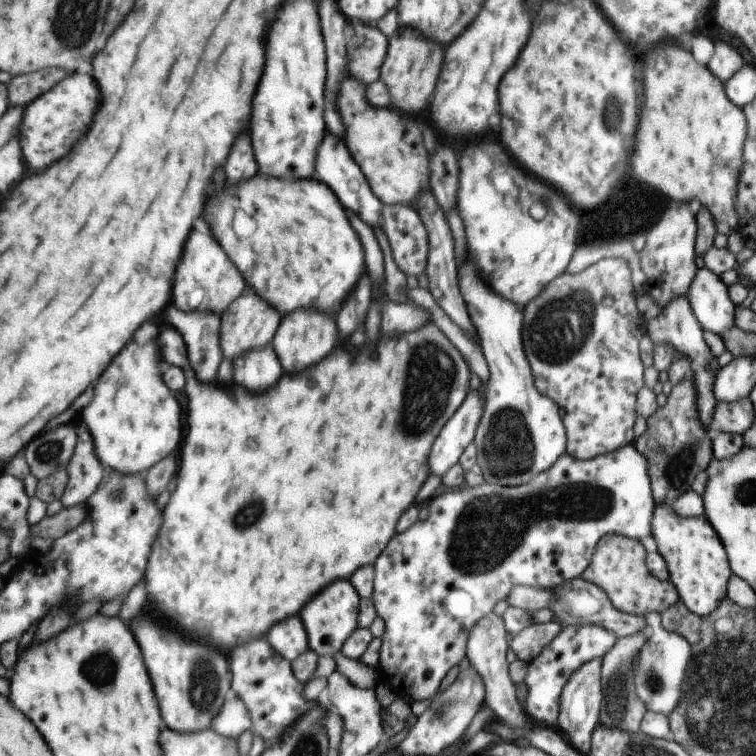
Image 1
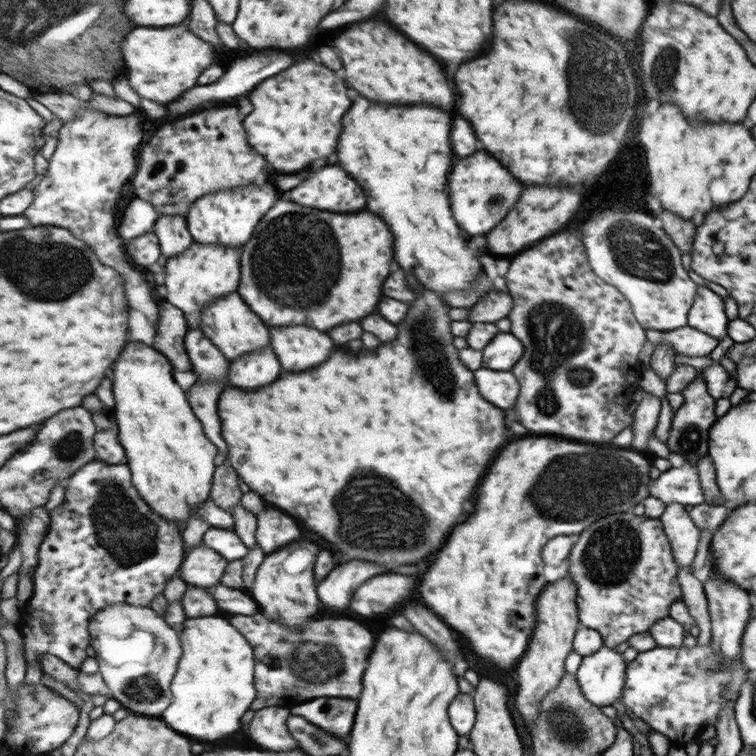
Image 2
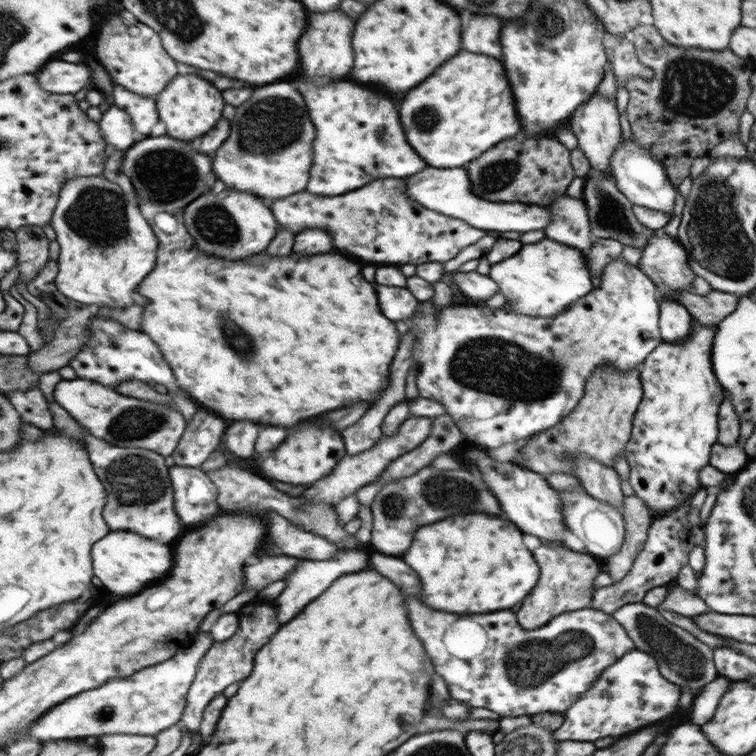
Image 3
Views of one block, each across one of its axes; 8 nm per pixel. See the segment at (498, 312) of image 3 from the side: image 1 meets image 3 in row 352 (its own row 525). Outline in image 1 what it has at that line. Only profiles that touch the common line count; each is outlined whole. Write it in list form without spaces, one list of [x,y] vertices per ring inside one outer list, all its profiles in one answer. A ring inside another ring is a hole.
[[[630,443],[624,446],[624,448],[620,448],[612,453],[606,453],[588,460],[574,458],[570,453],[562,455],[550,469],[542,471],[525,485],[503,487],[484,481],[482,484],[473,487],[464,484],[457,488],[442,488],[435,496],[432,496],[427,501],[426,505],[429,507],[428,518],[422,521],[418,520],[403,533],[398,533],[398,538],[393,538],[390,546],[374,562],[375,577],[371,596],[377,616],[385,622],[385,631],[381,636],[384,641],[384,646],[381,648],[380,665],[377,668],[381,679],[392,684],[394,682],[392,670],[394,668],[396,668],[396,672],[400,670],[398,672],[400,676],[396,678],[396,682],[404,678],[402,684],[408,684],[406,686],[406,692],[414,700],[428,700],[428,696],[435,696],[436,692],[439,692],[438,688],[440,688],[440,684],[444,680],[442,676],[446,676],[446,672],[454,664],[458,664],[464,658],[464,654],[467,653],[466,636],[469,636],[470,630],[474,629],[474,626],[476,626],[476,623],[482,617],[492,613],[492,608],[496,606],[496,602],[508,598],[508,594],[518,585],[556,589],[558,585],[573,580],[573,578],[580,577],[584,570],[588,568],[598,541],[605,534],[619,534],[638,540],[650,536],[651,520],[656,505],[656,497],[652,491],[649,461],[633,443]]]

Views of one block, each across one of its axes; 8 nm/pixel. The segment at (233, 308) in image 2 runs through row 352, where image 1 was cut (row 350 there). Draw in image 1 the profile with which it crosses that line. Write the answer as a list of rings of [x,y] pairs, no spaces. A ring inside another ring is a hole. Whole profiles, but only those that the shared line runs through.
[[[249,284],[243,296],[234,301],[223,314],[222,346],[225,356],[236,360],[256,348],[264,349],[264,346],[272,344],[277,337],[280,322],[282,322],[280,310],[276,310],[270,302],[266,302],[264,297]]]

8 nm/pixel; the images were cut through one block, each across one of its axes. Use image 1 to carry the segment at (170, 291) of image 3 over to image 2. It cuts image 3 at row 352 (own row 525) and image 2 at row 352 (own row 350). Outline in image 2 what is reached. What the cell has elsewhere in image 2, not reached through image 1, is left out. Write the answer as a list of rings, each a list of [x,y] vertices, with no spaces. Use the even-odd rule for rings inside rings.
[[[430,290],[430,302],[428,302],[426,294],[418,298],[418,300],[414,300],[412,306],[410,306],[410,310],[408,310],[408,314],[406,314],[406,318],[404,318],[404,322],[398,324],[398,338],[392,340],[392,342],[380,344],[380,346],[376,348],[376,354],[374,354],[372,350],[364,350],[364,348],[362,348],[360,352],[354,352],[354,354],[348,354],[348,352],[334,352],[334,354],[330,354],[330,362],[322,362],[322,366],[316,366],[314,370],[306,370],[306,372],[284,372],[278,382],[274,382],[274,384],[270,384],[270,386],[266,386],[266,388],[260,388],[260,390],[238,390],[238,388],[230,388],[228,394],[221,396],[219,410],[223,418],[223,435],[224,438],[228,440],[228,444],[230,444],[229,458],[232,458],[232,462],[234,462],[233,465],[236,467],[243,481],[245,483],[248,482],[248,485],[252,486],[250,490],[256,490],[257,493],[260,493],[264,497],[264,500],[267,500],[271,506],[274,507],[274,504],[276,504],[278,508],[284,508],[284,510],[288,512],[289,517],[290,512],[292,512],[292,518],[302,520],[304,526],[306,526],[306,522],[308,522],[308,528],[310,528],[316,536],[320,536],[320,538],[324,538],[326,542],[334,544],[336,550],[340,550],[342,554],[346,554],[346,556],[352,558],[352,560],[354,560],[354,558],[356,558],[356,560],[368,560],[368,562],[382,564],[382,566],[386,566],[386,568],[398,568],[398,566],[402,566],[402,564],[414,564],[414,562],[418,562],[420,558],[424,558],[426,554],[432,554],[432,552],[440,550],[440,546],[442,546],[444,540],[448,538],[450,530],[452,530],[456,524],[460,524],[460,522],[466,520],[466,516],[462,516],[462,514],[464,514],[464,502],[468,502],[468,500],[472,498],[472,494],[476,492],[476,488],[478,488],[478,484],[480,484],[480,480],[482,480],[482,476],[484,476],[484,470],[488,470],[490,462],[494,460],[494,456],[498,454],[498,450],[502,448],[502,444],[508,442],[508,438],[506,438],[506,432],[508,432],[508,430],[506,430],[504,412],[502,412],[500,408],[492,406],[490,402],[486,402],[486,400],[478,394],[478,388],[476,388],[474,376],[472,376],[473,371],[468,370],[468,368],[460,362],[458,350],[452,346],[454,336],[452,336],[452,332],[450,332],[450,322],[452,322],[449,315],[450,309],[451,306],[443,299],[442,294],[436,292],[436,290]],[[170,302],[164,304],[160,334],[156,338],[156,348],[162,350],[174,362],[174,366],[184,372],[194,372],[195,370],[193,360],[187,349],[187,334],[190,328],[185,310]]]

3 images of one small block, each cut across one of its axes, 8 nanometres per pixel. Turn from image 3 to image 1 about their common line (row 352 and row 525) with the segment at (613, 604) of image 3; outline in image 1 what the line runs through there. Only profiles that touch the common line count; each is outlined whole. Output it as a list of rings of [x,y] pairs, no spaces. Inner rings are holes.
[[[658,505],[658,518],[654,518],[654,540],[657,551],[668,563],[670,582],[689,610],[706,616],[720,608],[727,598],[728,581],[733,572],[724,545],[709,519],[705,515],[681,517],[673,505]]]

